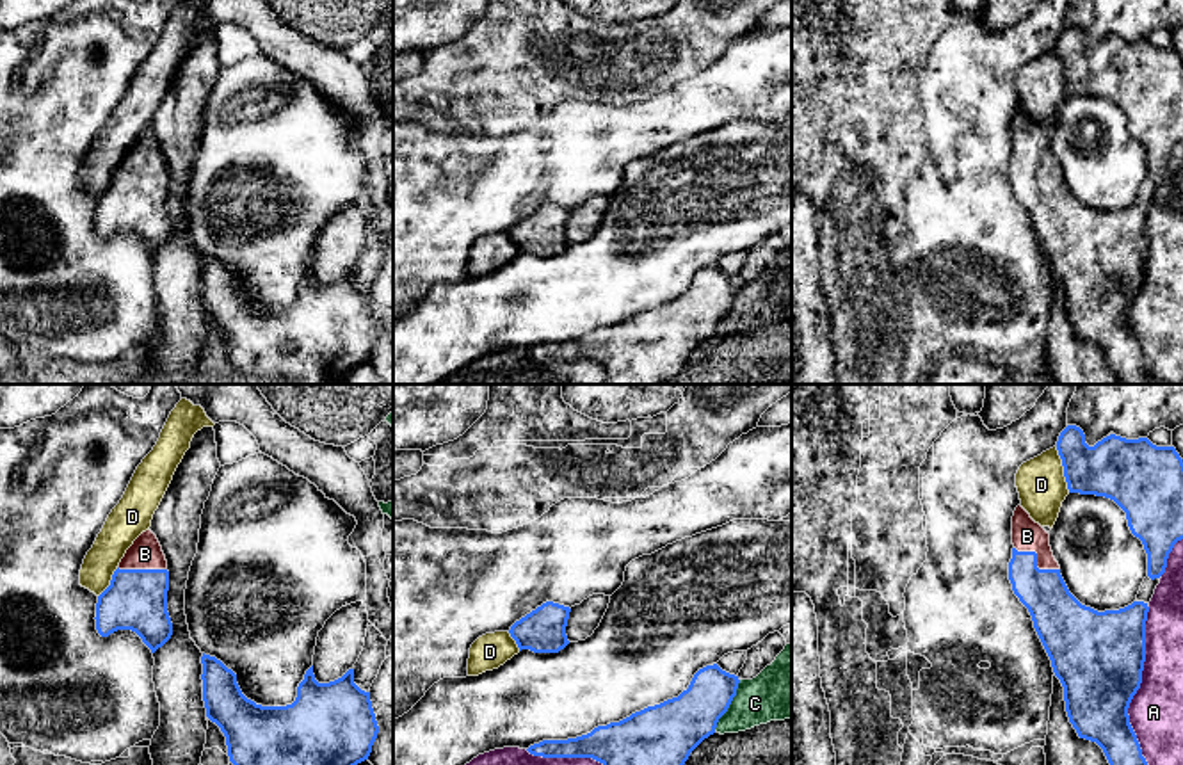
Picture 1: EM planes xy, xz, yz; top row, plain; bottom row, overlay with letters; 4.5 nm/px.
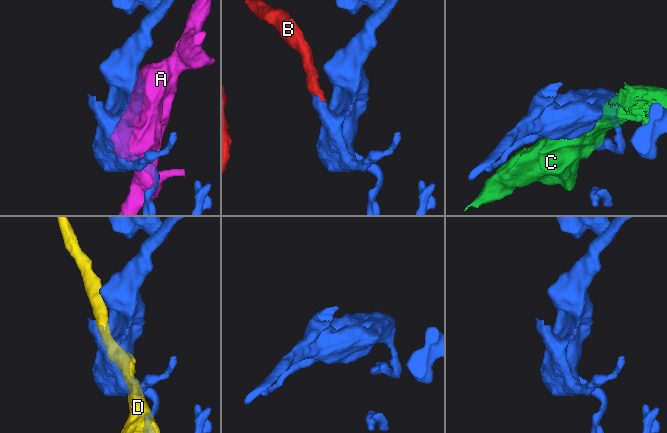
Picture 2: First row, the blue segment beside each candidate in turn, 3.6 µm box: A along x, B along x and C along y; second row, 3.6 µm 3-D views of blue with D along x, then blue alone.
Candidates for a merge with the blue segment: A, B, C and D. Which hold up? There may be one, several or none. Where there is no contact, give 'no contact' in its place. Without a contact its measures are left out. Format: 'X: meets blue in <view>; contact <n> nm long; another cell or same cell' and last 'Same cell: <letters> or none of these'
A: meets blue in yz; contact 800 nm long; another cell
B: meets blue in yz; contact 240 nm long; same cell
C: meets blue in xz; contact 260 nm long; another cell
D: meets blue in yz; contact 220 nm long; another cell
Same cell: B

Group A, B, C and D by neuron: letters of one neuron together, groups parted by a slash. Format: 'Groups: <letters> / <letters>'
Groups: A / B / C / D

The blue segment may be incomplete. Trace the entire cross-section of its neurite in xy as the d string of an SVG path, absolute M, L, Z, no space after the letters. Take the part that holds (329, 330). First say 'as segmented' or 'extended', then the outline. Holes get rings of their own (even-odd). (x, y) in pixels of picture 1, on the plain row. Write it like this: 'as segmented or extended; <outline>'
as segmented; M203 254L201 265L206 318L224 334L229 363L238 375L286 384L340 384L352 368L368 361L379 327L370 294L354 285L354 270L334 283L318 285L311 267L292 306L262 308L242 295L237 276L221 262Z

